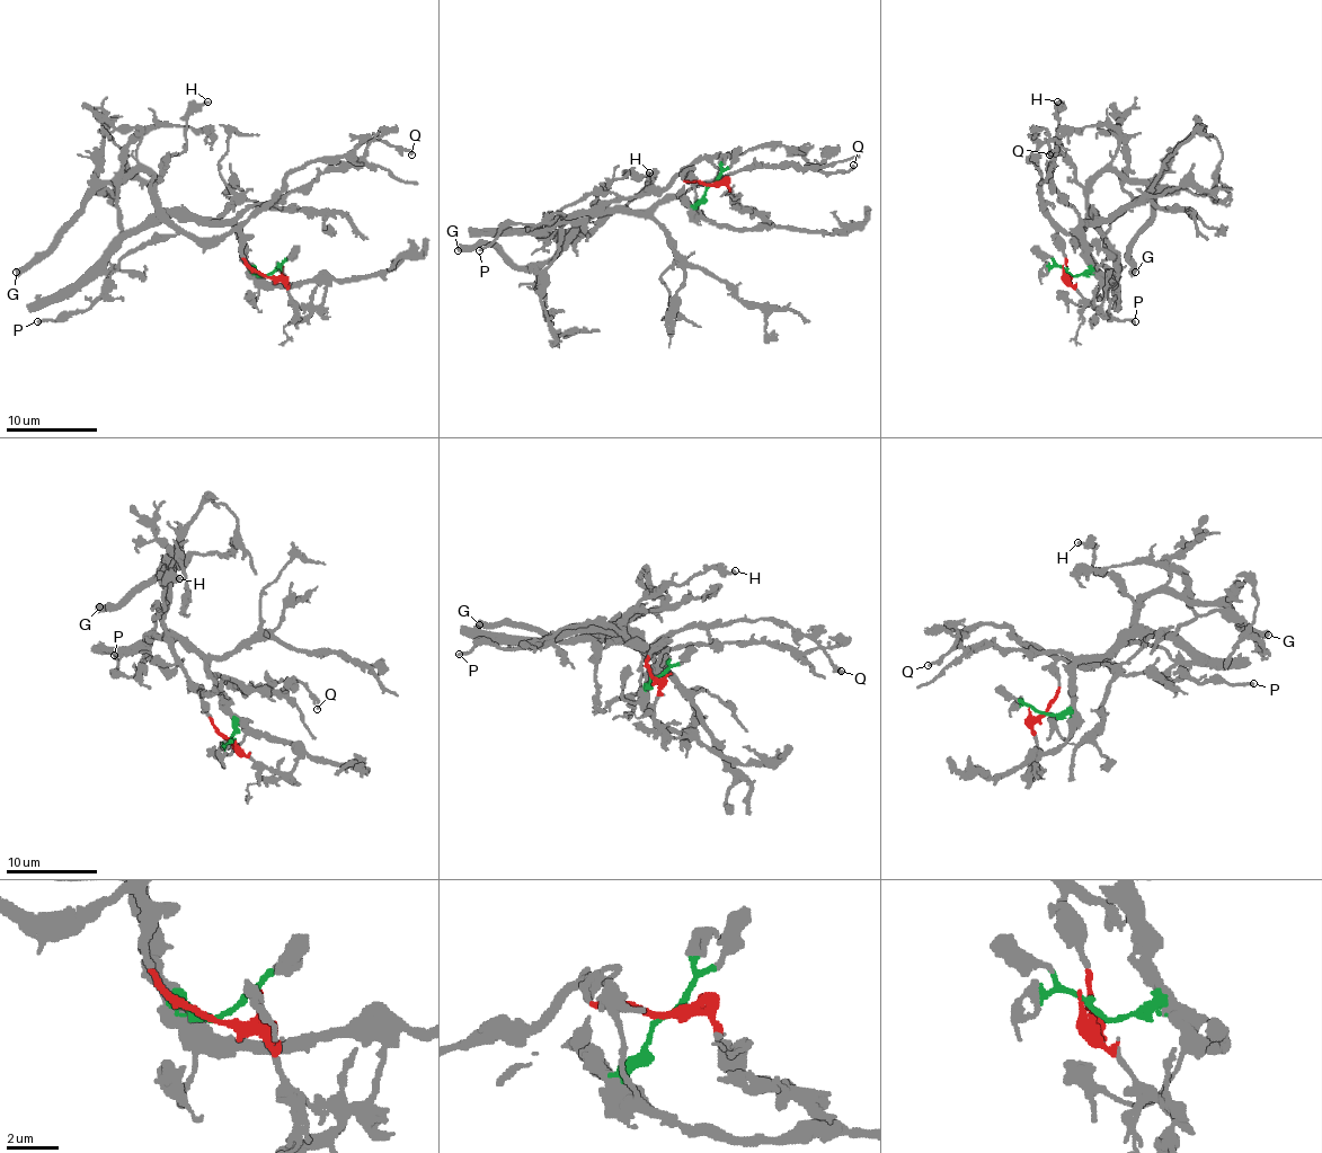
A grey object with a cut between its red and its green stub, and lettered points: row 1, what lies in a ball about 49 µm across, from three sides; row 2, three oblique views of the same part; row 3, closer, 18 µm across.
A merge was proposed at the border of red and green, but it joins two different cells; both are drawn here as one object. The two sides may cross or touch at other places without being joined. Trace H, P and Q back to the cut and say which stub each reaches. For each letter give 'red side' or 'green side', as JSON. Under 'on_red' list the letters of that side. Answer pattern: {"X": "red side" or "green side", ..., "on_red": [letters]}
{"H": "red side", "P": "red side", "Q": "red side", "on_red": ["H", "P", "Q"]}

